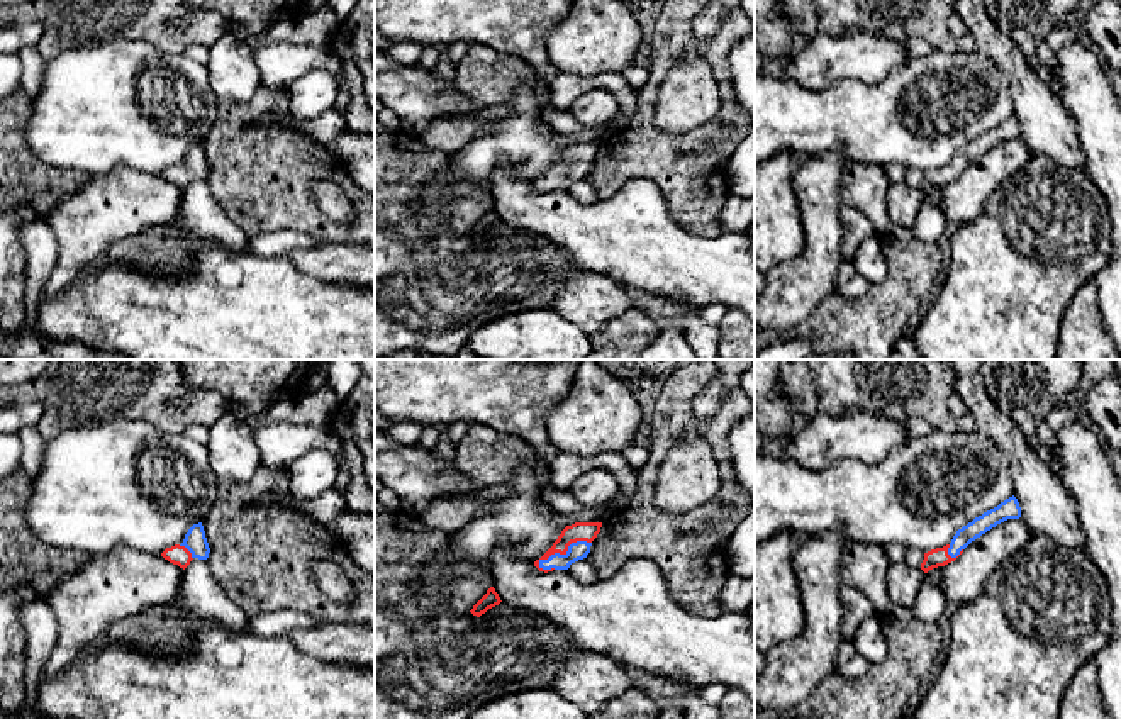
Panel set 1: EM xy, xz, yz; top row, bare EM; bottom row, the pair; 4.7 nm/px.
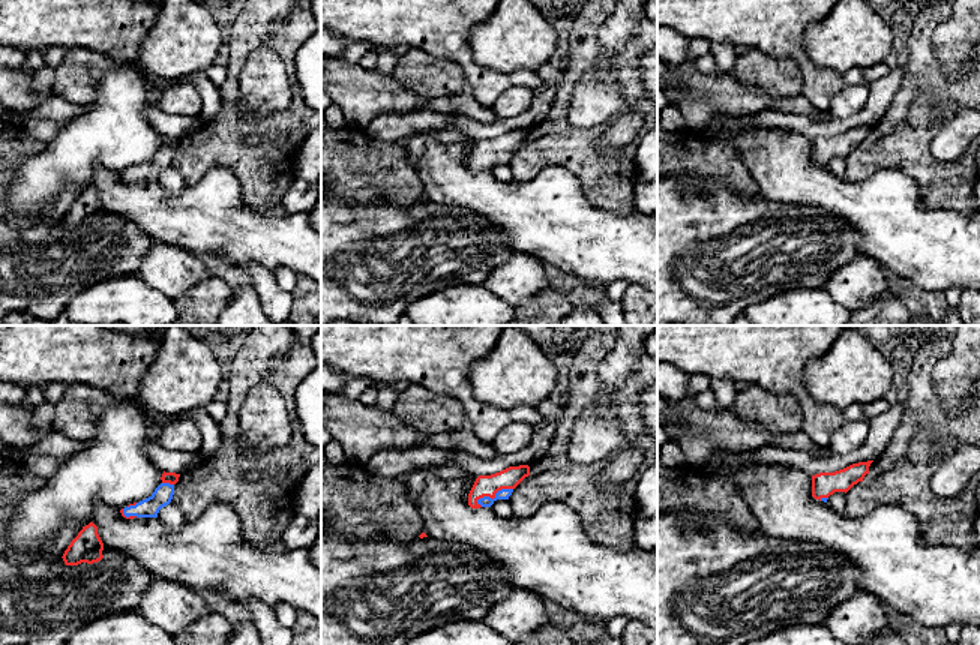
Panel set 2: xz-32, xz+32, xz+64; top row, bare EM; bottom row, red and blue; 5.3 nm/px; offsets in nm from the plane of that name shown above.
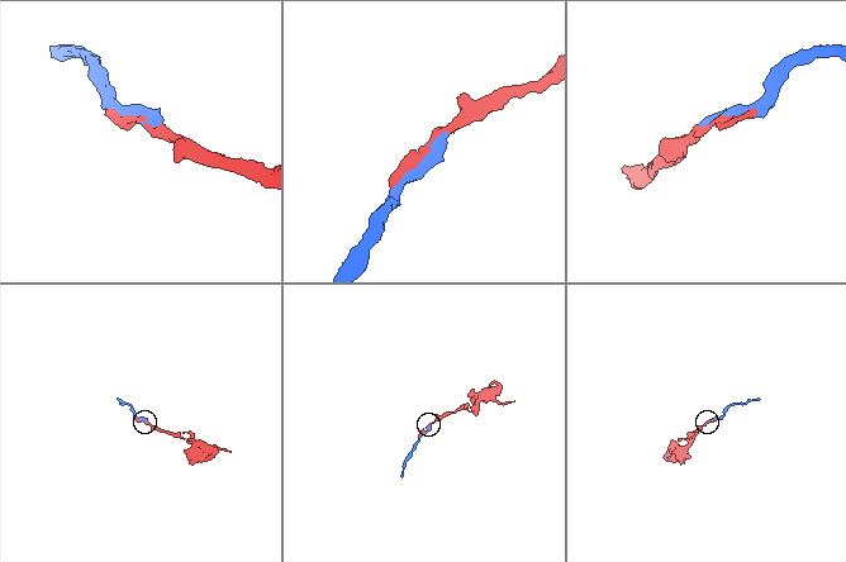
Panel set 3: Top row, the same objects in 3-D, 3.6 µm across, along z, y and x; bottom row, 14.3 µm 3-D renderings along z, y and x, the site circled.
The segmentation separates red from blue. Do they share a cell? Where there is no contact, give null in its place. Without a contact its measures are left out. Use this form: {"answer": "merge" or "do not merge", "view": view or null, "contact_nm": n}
{"answer": "merge", "view": "xz", "contact_nm": 280}

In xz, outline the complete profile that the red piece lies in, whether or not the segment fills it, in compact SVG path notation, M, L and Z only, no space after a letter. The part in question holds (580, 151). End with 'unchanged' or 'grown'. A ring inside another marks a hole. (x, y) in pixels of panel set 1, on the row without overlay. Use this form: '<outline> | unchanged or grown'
M575 142L566 146L553 166L534 181L539 192L568 190L572 183L587 178L602 142Z | grown

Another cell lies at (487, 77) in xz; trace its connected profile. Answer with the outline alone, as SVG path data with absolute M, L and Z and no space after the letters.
M470 46L453 80L455 86L478 107L507 103L517 81L529 81L536 71L517 56L500 54L492 47Z

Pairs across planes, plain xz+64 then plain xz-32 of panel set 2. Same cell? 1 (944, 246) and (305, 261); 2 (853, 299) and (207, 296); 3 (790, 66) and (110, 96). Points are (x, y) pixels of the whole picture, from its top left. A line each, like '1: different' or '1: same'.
1: same
2: different
3: different

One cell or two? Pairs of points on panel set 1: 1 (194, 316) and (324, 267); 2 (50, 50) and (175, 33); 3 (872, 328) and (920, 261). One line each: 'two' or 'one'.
1: two
2: one
3: one

